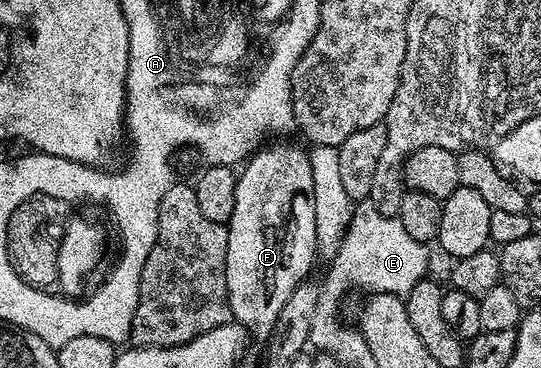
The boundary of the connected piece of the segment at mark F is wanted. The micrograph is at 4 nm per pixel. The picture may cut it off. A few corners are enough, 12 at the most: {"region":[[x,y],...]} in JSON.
{"region":[[251,153],[228,222],[230,316],[269,338],[318,247],[309,154]]}

